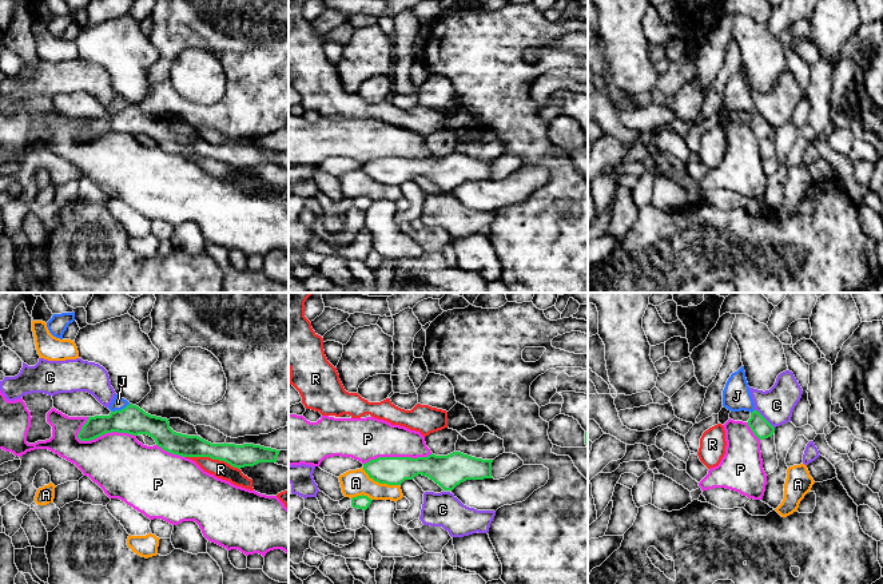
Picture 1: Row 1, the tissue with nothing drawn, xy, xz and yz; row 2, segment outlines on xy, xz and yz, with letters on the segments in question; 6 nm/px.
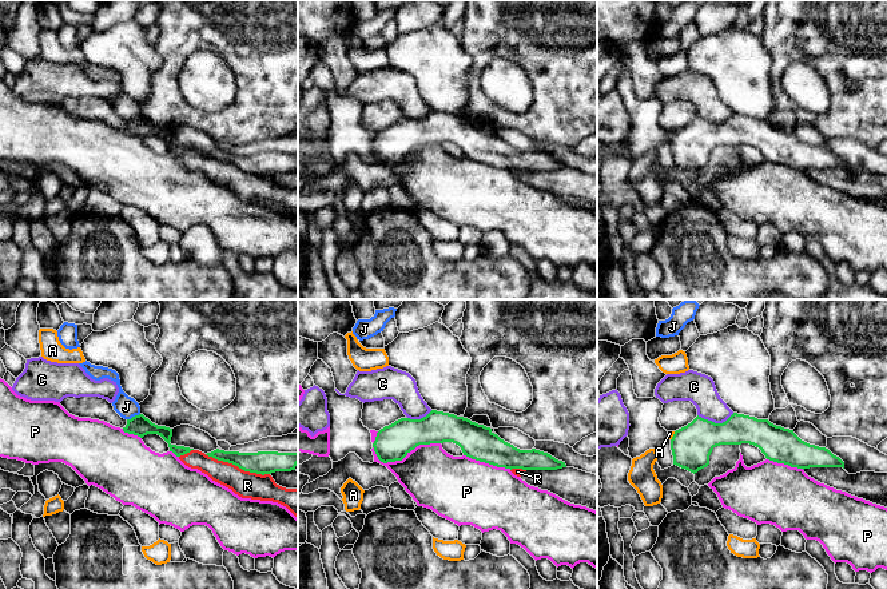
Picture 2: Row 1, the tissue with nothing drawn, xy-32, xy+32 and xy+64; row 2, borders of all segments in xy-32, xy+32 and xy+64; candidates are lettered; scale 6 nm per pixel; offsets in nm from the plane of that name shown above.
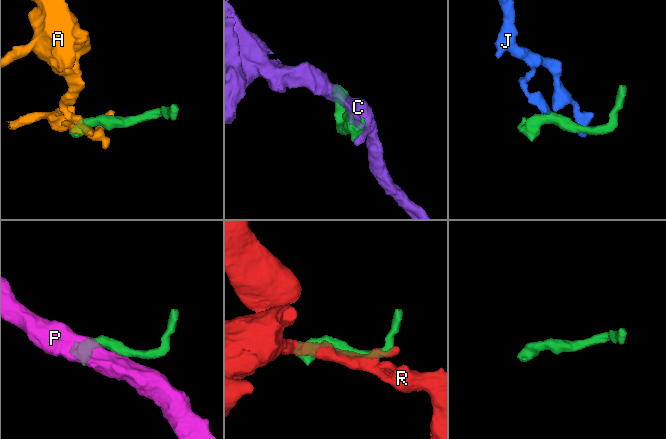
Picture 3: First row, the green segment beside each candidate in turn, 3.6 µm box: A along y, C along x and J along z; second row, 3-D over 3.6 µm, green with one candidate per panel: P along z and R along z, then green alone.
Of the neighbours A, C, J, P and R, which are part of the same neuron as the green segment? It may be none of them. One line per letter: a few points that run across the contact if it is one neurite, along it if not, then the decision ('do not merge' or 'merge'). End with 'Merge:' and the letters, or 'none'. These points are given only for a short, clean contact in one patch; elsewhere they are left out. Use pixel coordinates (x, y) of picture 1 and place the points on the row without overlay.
A: xz (362, 169), (380, 183), (398, 186) | do not merge
C: do not merge
J: xy (130, 104), (111, 112) | do not merge
P: do not merge
R: do not merge
Merge: none

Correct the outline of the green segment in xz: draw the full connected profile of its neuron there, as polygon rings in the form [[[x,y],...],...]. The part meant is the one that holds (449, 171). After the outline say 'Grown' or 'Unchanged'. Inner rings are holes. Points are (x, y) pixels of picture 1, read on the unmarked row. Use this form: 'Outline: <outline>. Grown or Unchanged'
Outline: [[[461,152],[448,156],[427,158],[378,158],[363,164],[363,171],[379,184],[401,186],[422,175],[438,184],[444,191],[453,191],[466,180],[492,178],[493,160],[476,159]]]. Unchanged

